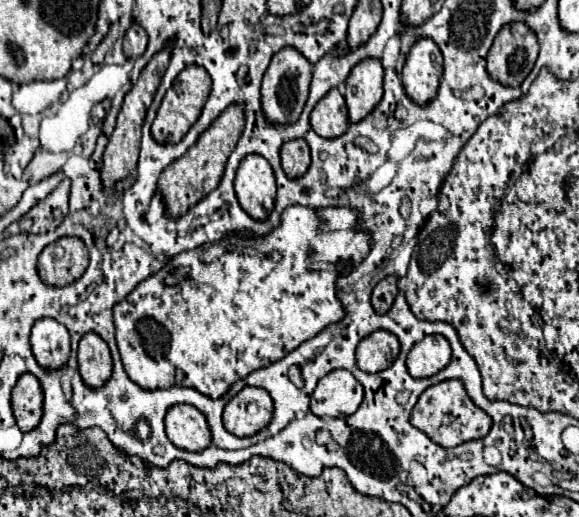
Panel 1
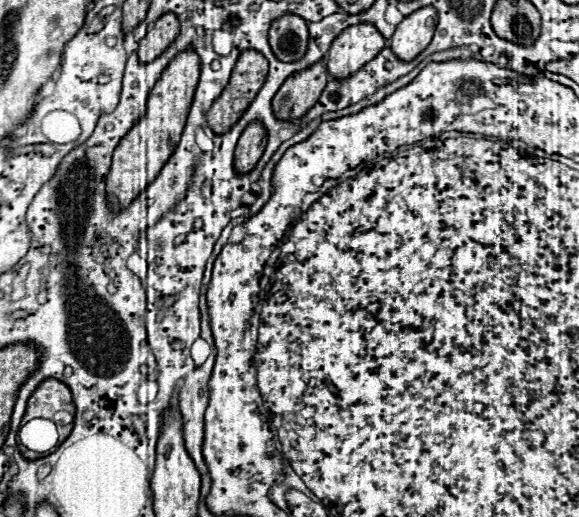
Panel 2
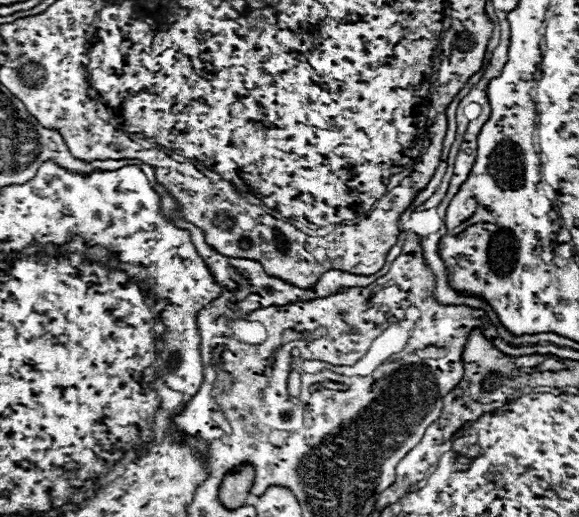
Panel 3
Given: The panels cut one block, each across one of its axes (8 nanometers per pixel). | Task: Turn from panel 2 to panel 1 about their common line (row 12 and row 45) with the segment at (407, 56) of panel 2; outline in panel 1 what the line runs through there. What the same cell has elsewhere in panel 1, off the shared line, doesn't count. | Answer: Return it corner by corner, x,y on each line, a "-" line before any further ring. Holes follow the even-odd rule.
418,38
406,54
402,84
416,104
426,104
436,96
442,76
442,52
432,38

